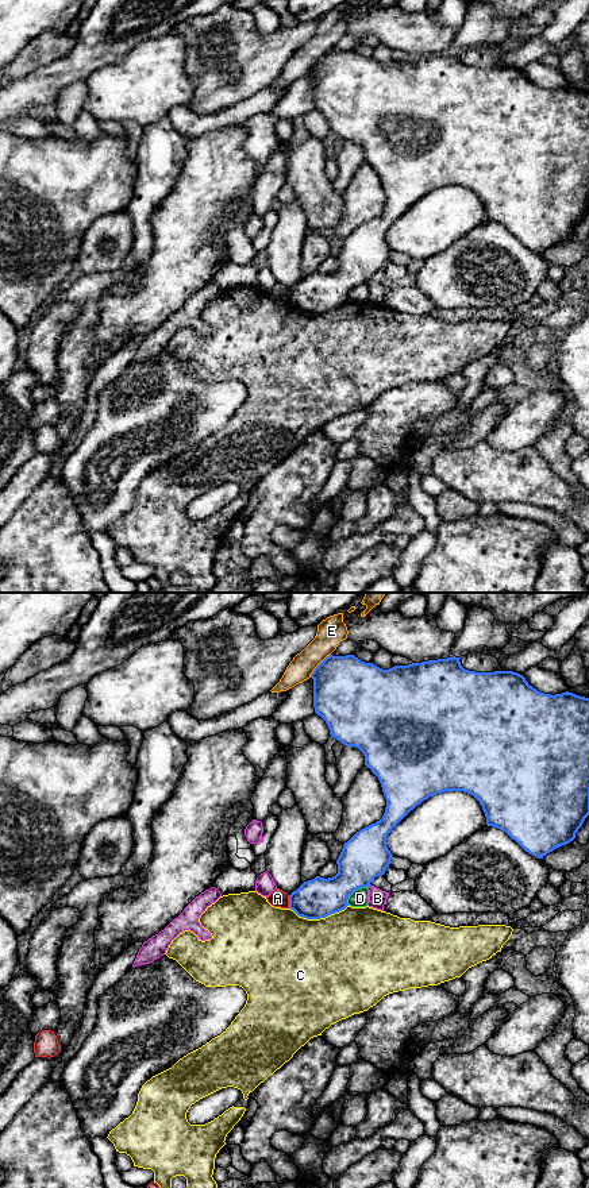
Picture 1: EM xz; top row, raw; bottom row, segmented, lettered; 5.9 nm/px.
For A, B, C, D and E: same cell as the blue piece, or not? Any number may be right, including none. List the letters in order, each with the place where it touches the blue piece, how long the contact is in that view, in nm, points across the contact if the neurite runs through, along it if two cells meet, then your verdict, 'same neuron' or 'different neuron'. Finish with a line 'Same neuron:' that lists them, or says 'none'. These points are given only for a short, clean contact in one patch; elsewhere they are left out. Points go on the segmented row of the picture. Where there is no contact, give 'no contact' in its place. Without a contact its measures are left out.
A: contact xz (289, 902); length 80 nm; border xz (288, 895), (289, 907); different neuron
B: contact xz (368, 884); length 30 nm; border xz (370, 884), (366, 886); different neuron
C: contact xz (318, 918); length 360 nm; border xz (347, 905), (338, 911), (319, 918), (303, 918), (289, 909); different neuron
D: contact xz (353, 891); length 170 nm; border xz (366, 886), (358, 887), (349, 897), (347, 905); different neuron
E: contact xz (319, 664); length 190 nm; different neuron
Same neuron: none

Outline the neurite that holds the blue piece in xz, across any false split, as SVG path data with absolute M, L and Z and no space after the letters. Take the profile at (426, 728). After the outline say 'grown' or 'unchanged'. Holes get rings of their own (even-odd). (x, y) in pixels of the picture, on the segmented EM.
M330 655L319 663L311 674L311 678L313 679L315 713L326 721L331 737L336 738L346 747L355 747L363 753L365 765L372 770L381 783L382 792L386 799L386 807L380 821L361 829L347 842L344 842L336 860L338 873L335 876L328 879L316 876L312 880L304 882L289 895L289 909L299 917L307 919L320 919L344 910L349 906L349 896L355 890L370 886L373 879L384 875L389 867L393 855L386 846L386 837L392 829L417 805L436 794L446 791L463 791L473 795L482 806L488 826L505 832L526 852L538 859L543 859L554 849L573 841L575 838L575 833L589 815L589 698L580 697L569 691L555 695L540 693L530 686L523 675L513 671L469 671L461 666L459 657L455 656L412 663L408 666L394 666L389 670L382 670L373 663L361 662L354 655Z | unchanged

